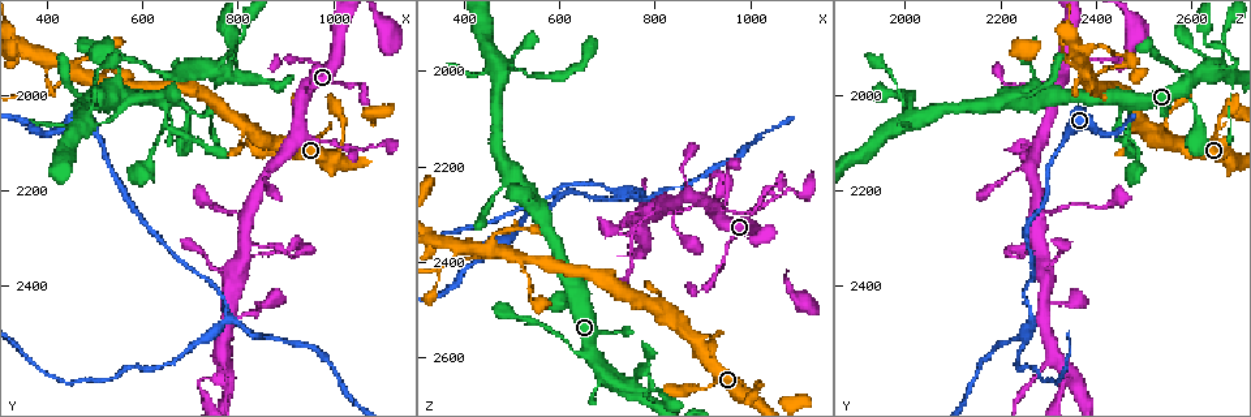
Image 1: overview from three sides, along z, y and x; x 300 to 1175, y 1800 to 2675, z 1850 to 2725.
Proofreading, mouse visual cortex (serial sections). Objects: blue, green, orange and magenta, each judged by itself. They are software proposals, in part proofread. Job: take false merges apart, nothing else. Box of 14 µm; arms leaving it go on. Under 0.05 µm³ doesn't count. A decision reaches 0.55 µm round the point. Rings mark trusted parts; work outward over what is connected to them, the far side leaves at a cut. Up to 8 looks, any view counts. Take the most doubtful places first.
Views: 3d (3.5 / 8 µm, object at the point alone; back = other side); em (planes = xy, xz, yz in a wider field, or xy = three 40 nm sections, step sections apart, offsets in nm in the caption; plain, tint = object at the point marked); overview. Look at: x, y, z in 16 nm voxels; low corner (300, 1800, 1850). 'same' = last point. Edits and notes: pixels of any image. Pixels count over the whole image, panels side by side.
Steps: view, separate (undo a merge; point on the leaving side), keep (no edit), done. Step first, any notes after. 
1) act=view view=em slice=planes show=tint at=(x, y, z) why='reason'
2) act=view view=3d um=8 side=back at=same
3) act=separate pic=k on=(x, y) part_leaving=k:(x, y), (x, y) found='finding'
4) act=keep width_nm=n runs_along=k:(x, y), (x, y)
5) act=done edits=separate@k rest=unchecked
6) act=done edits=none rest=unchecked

act=view view=3d um=3.5 at=(655, 1965, 2595) why='four-way junction'

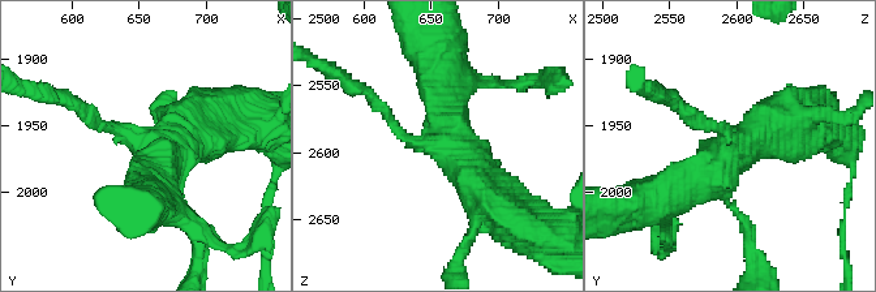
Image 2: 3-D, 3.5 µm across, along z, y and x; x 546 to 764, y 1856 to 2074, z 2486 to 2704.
act=view view=em slice=xy step=5 show=tint at=(654, 1958, 2598)

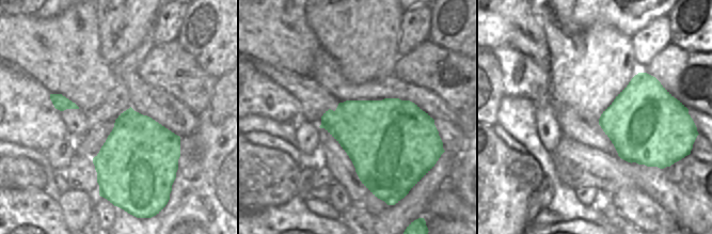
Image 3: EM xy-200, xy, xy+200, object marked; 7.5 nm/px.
act=keep arm_widths_nm=150,150,450,500 found='one cell here'

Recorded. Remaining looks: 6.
act=view view=3d um=3.5 at=(775, 2465, 2260) why='a fork'

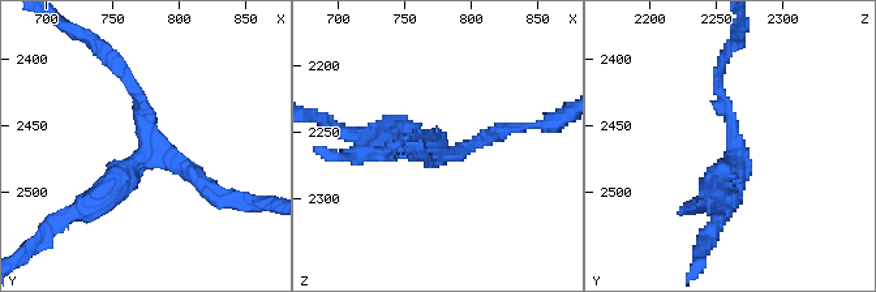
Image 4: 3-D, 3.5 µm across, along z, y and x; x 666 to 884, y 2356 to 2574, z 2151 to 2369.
act=view view=em slice=xy step=1 show=tint at=(774, 2466, 2264) why='shape alone is not enough'

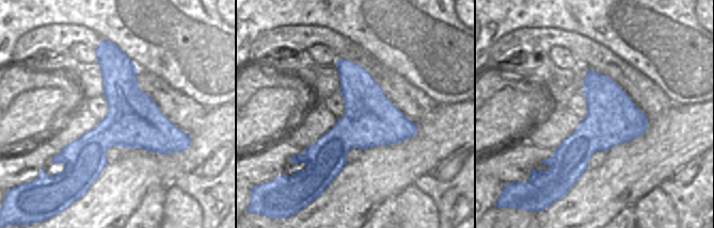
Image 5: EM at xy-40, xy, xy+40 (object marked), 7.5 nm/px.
act=keep width_nm=400 runs_along=4:(123, 69), (146, 153), (86, 209) found='one cell here'

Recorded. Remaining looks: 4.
act=view view=3d um=3.5 at=(790, 1895, 2665) why='three-way junction'

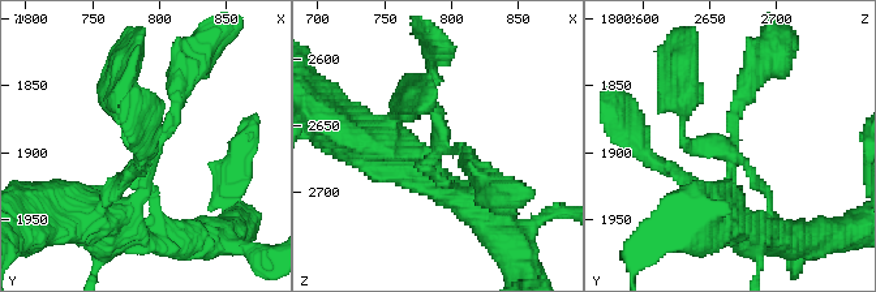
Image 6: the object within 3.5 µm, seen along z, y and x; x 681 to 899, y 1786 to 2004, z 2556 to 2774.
act=view view=em slice=xy step=2 show=plain at=(792, 1902, 2662) arms=3 arm_widths_nm=100,150,300

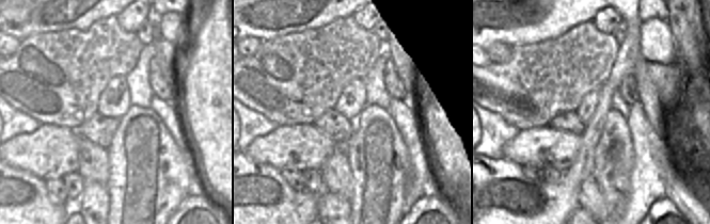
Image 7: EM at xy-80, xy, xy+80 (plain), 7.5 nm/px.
act=view view=em slice=xy step=2 show=tint at=same

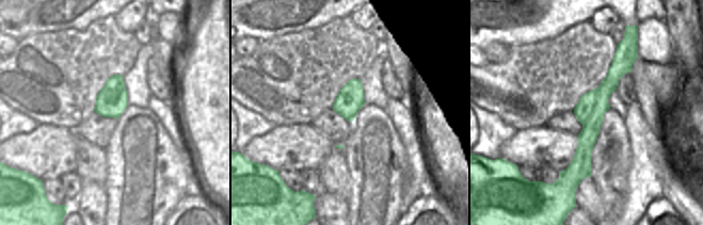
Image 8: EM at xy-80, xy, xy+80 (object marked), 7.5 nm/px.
act=keep runs_along=8:(619, 48), (570, 178) found='all the same cell'

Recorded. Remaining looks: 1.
act=done edits=none rest=unchecked

